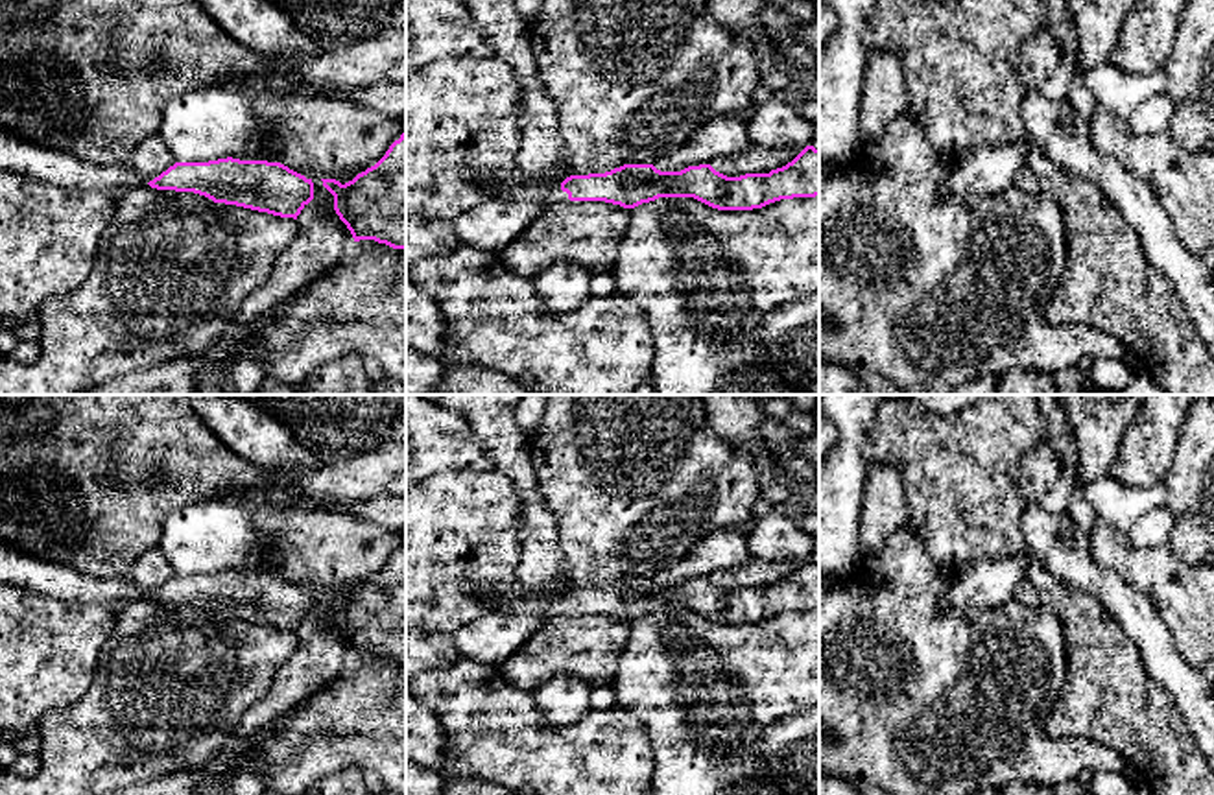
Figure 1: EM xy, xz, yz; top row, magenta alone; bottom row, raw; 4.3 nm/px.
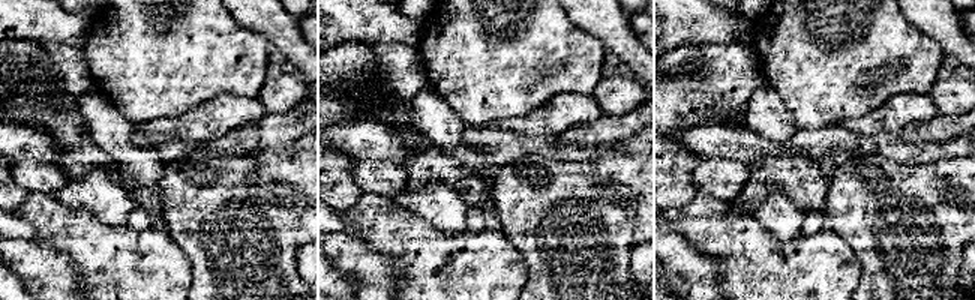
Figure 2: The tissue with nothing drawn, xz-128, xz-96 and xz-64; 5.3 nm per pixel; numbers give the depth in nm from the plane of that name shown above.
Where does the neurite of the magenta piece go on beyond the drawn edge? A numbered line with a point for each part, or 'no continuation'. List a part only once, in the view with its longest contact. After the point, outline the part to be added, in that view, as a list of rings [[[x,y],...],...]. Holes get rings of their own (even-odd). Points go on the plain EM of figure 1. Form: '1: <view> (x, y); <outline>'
1: xz (521, 600); [[[517,587],[496,588],[491,605],[509,614],[531,614],[546,618],[566,618],[568,607],[561,603],[561,596],[544,594],[541,588]]]

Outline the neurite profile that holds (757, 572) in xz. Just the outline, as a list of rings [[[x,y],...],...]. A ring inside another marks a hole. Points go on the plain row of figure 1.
[[[751,559],[749,563],[714,574],[710,579],[727,588],[740,590],[745,587],[769,587],[791,575],[804,561],[777,559],[773,563],[764,559]]]

